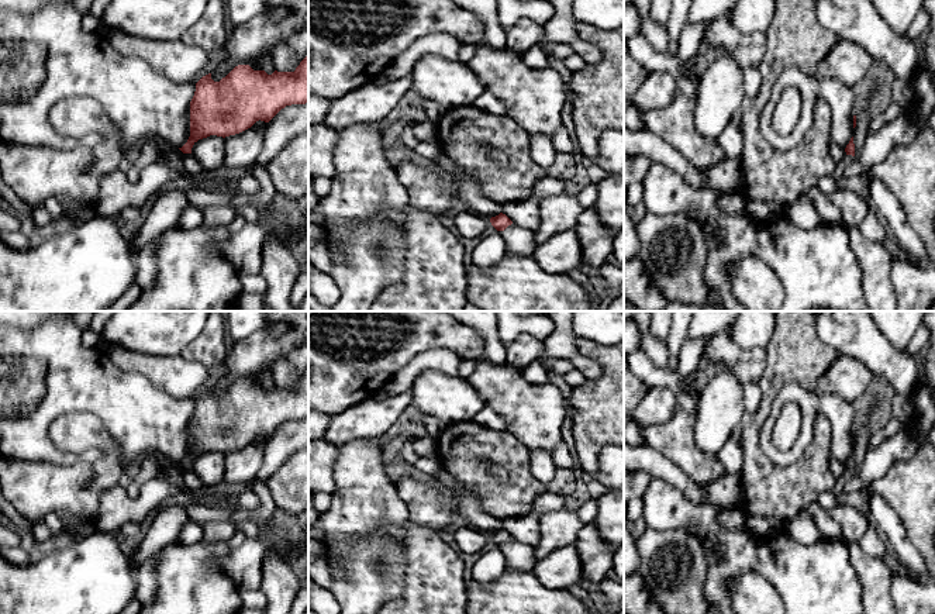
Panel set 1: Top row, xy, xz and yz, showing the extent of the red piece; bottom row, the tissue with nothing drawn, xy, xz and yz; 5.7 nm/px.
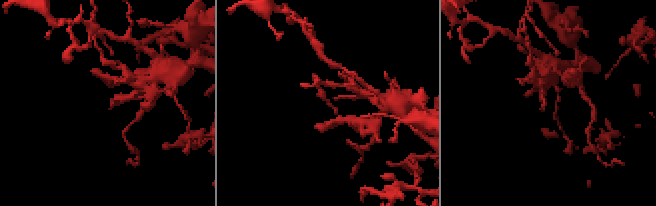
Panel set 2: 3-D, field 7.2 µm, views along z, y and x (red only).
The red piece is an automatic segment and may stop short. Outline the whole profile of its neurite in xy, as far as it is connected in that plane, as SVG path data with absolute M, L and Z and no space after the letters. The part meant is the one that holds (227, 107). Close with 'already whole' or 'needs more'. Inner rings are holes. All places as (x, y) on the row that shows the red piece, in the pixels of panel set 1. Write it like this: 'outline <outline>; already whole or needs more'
outline M308 54L294 72L275 70L268 75L265 70L253 70L249 65L238 65L220 82L214 82L208 73L196 83L190 101L190 137L179 149L192 154L199 139L239 134L259 120L269 123L286 106L306 103L308 103Z; already whole

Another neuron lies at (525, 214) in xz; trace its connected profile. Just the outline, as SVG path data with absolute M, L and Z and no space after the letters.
M546 176L534 186L534 192L527 200L504 204L503 214L514 224L535 232L541 224L541 201L548 196L563 193L565 187L566 183L563 180Z

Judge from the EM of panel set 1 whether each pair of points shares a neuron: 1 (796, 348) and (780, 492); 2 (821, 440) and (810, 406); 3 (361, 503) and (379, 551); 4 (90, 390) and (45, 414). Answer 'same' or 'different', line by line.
1: same
2: different
3: different
4: same

